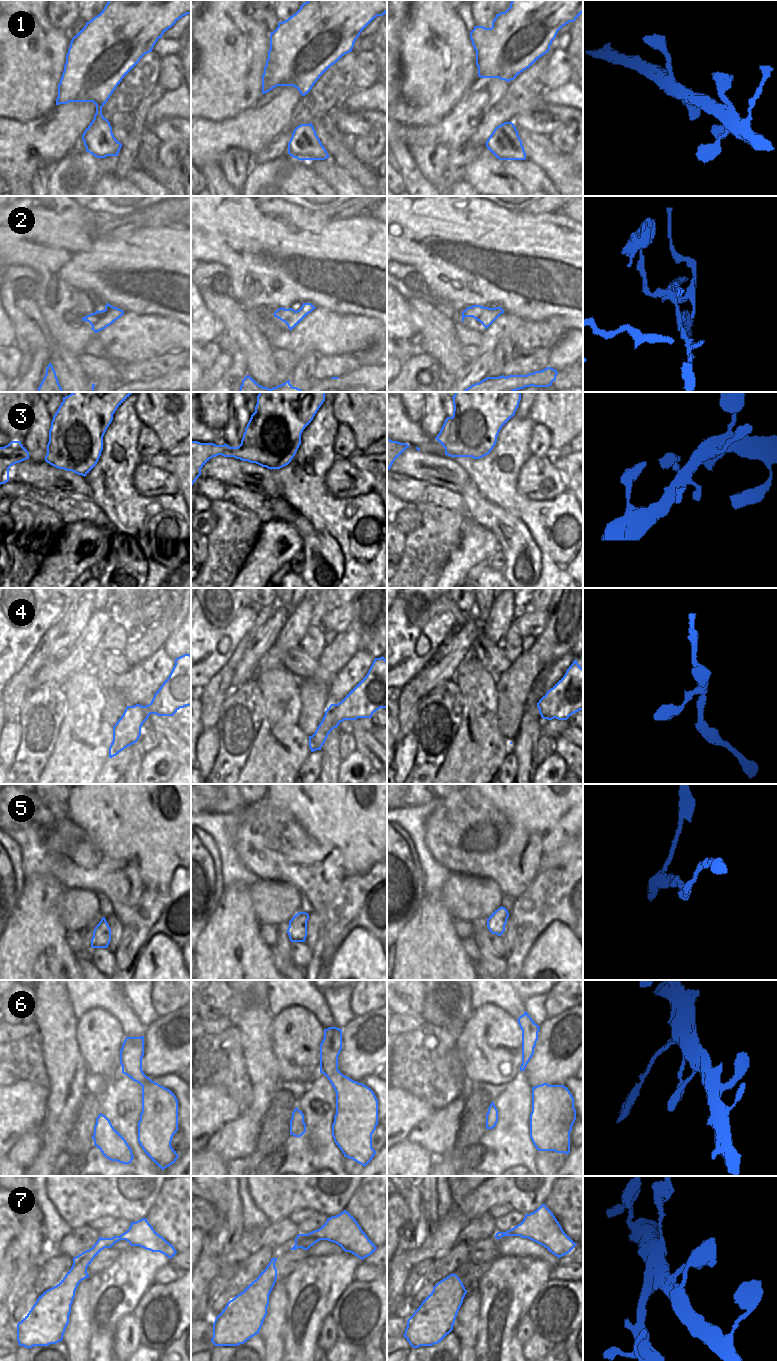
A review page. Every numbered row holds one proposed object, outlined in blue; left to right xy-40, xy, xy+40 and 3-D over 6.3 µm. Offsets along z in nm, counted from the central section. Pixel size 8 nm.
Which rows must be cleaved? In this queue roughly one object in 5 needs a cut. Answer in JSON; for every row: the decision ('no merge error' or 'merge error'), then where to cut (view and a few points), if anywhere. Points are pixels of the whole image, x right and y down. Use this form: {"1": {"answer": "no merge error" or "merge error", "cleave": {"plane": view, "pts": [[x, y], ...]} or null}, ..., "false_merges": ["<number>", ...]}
{"1": {"answer": "no merge error", "cleave": null}, "2": {"answer": "merge error", "cleave": {"plane": "xy", "pts": [[300, 310], [298, 314], [288, 316], [285, 322]]}}, "3": {"answer": "no merge error", "cleave": null}, "4": {"answer": "no merge error", "cleave": null}, "5": {"answer": "no merge error", "cleave": null}, "6": {"answer": "no merge error", "cleave": null}, "7": {"answer": "no merge error", "cleave": null}, "false_merges": ["2"]}

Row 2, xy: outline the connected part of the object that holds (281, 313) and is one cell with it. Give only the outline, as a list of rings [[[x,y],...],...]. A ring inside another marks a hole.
[[[281,307],[274,312],[274,317],[277,317],[278,319],[280,319],[283,322],[286,322],[286,318],[288,316],[293,317],[293,316],[299,315],[299,314],[300,314],[300,310],[295,311],[292,308],[285,309],[285,308]]]

